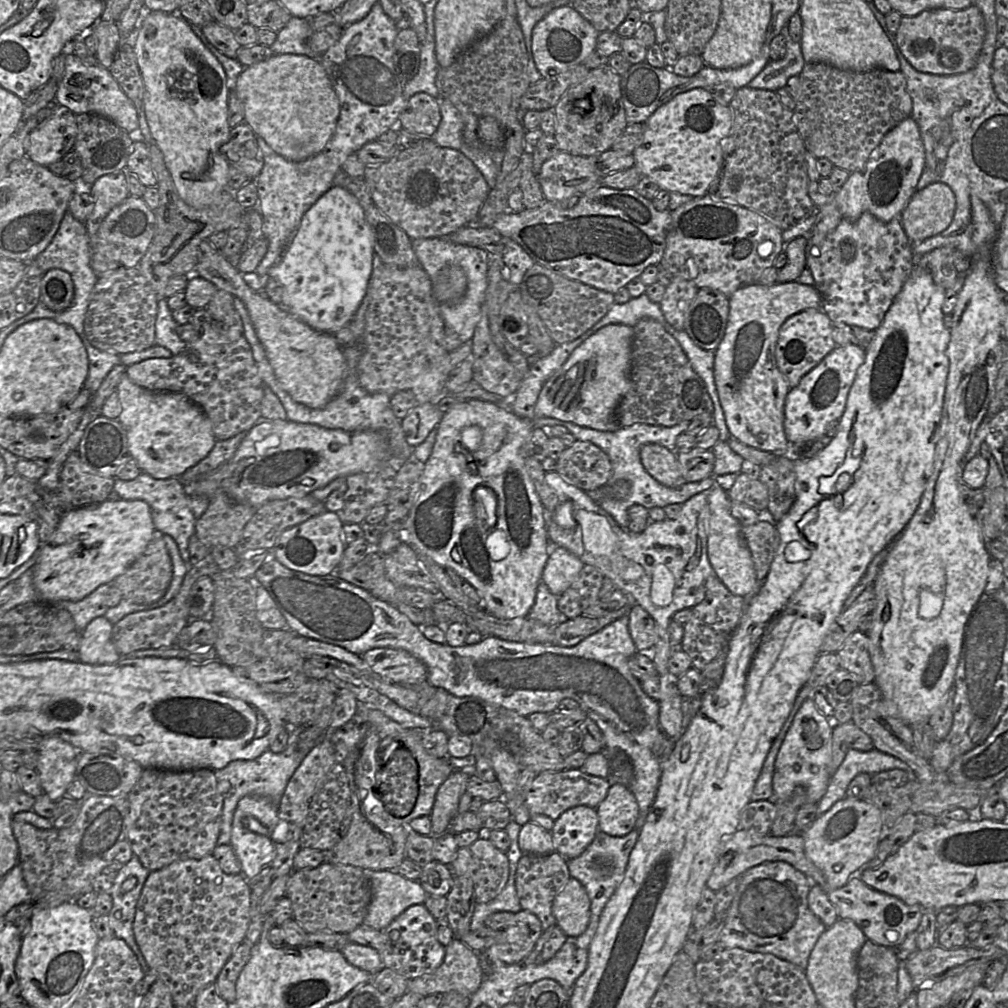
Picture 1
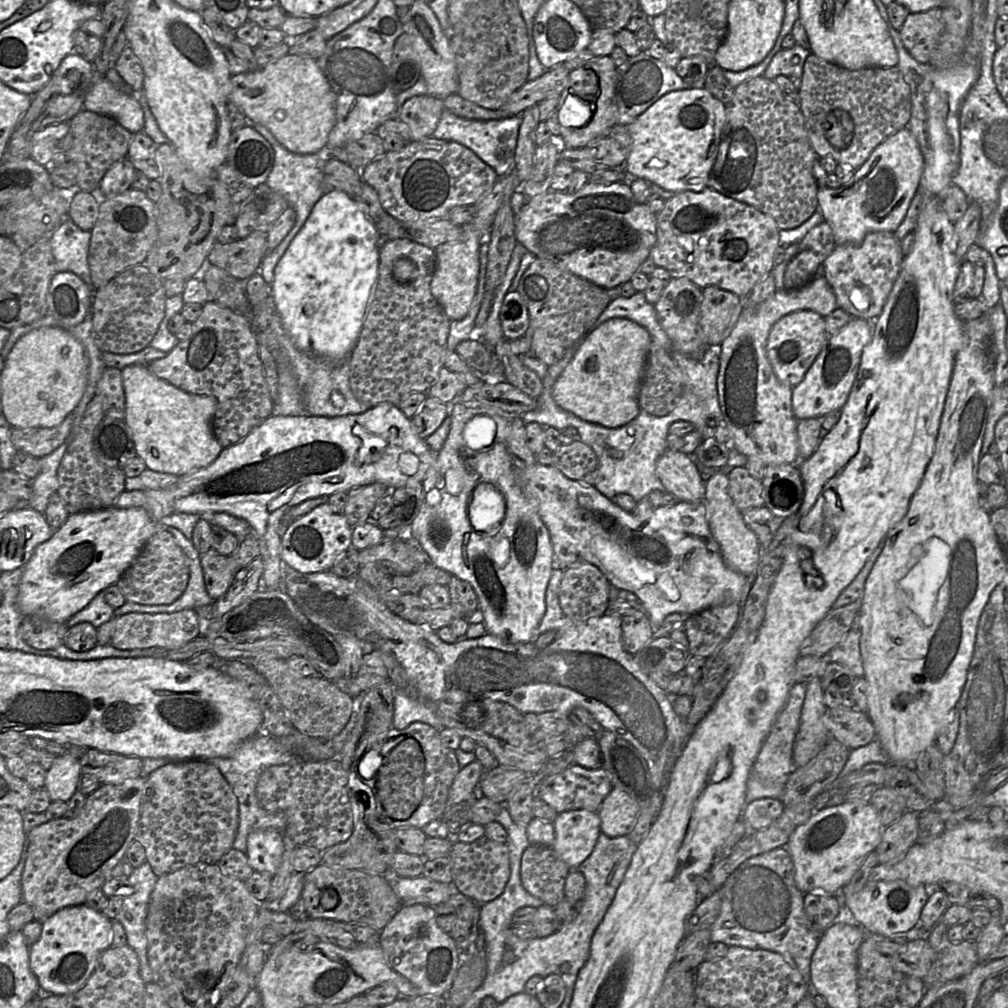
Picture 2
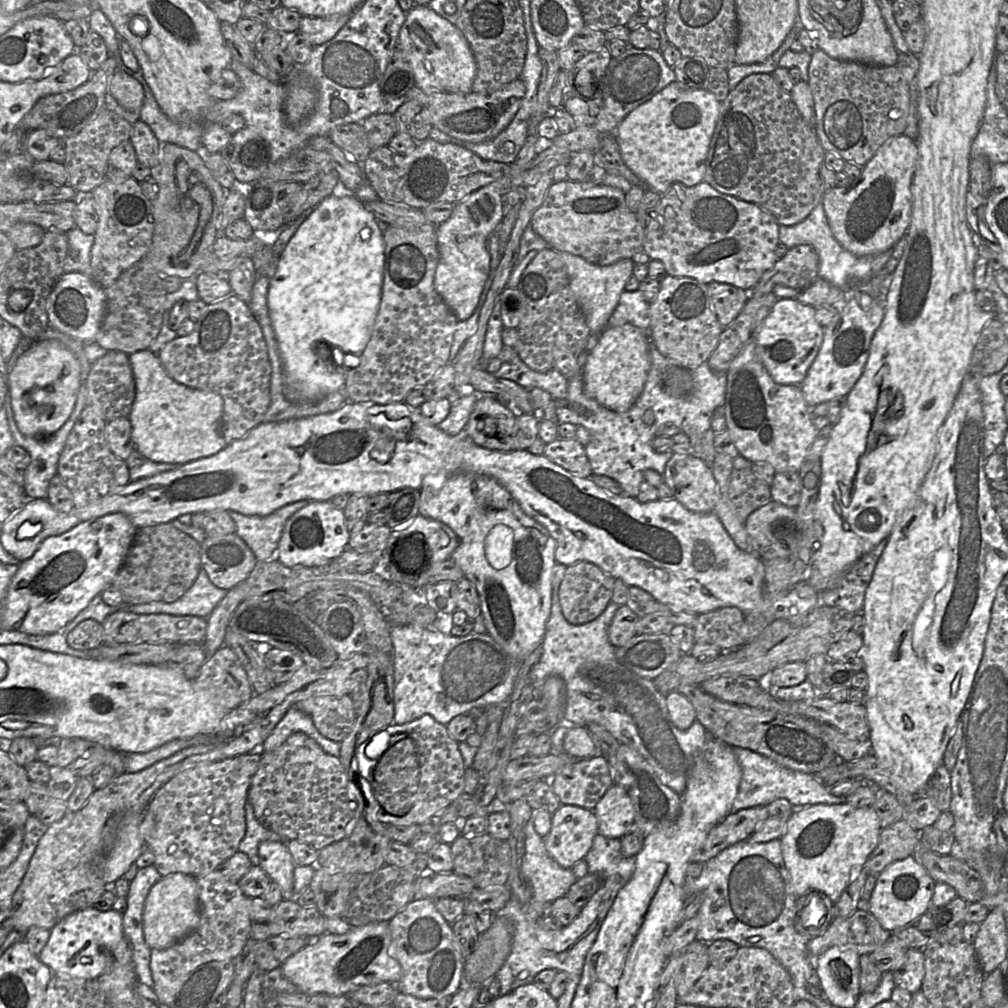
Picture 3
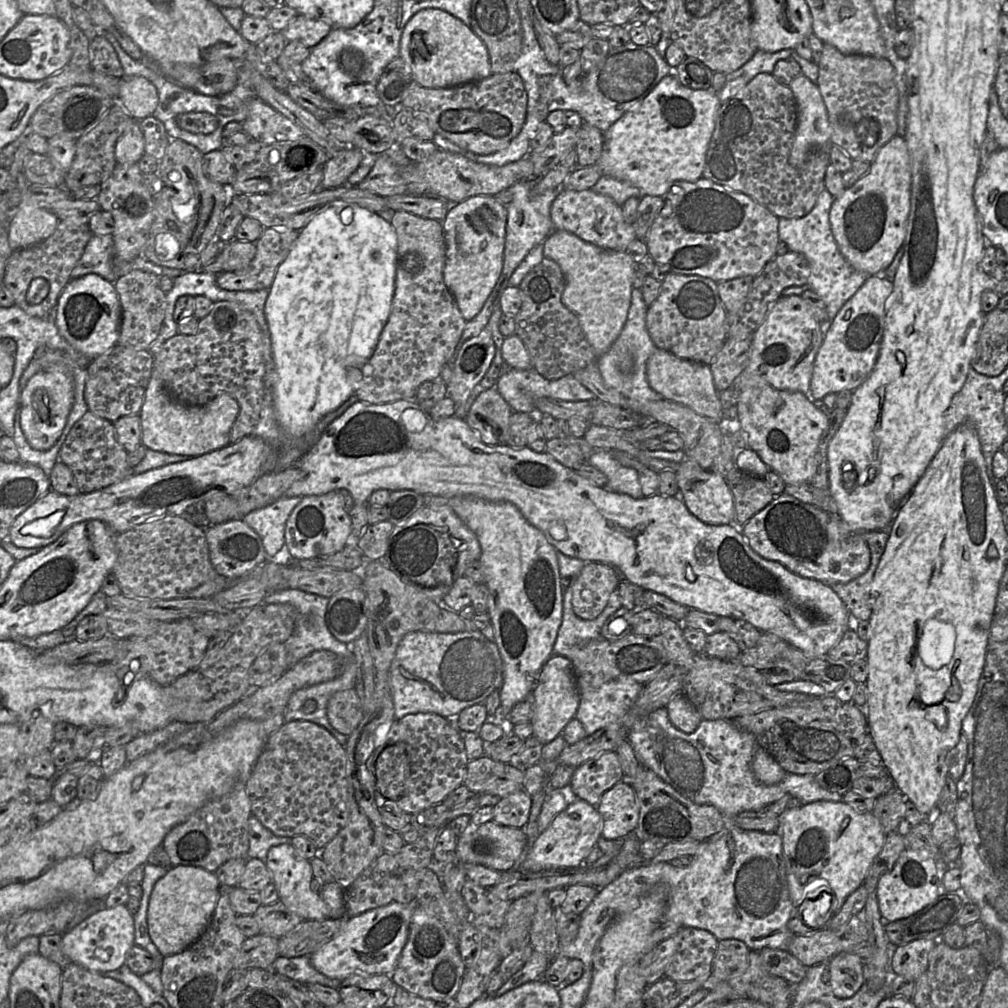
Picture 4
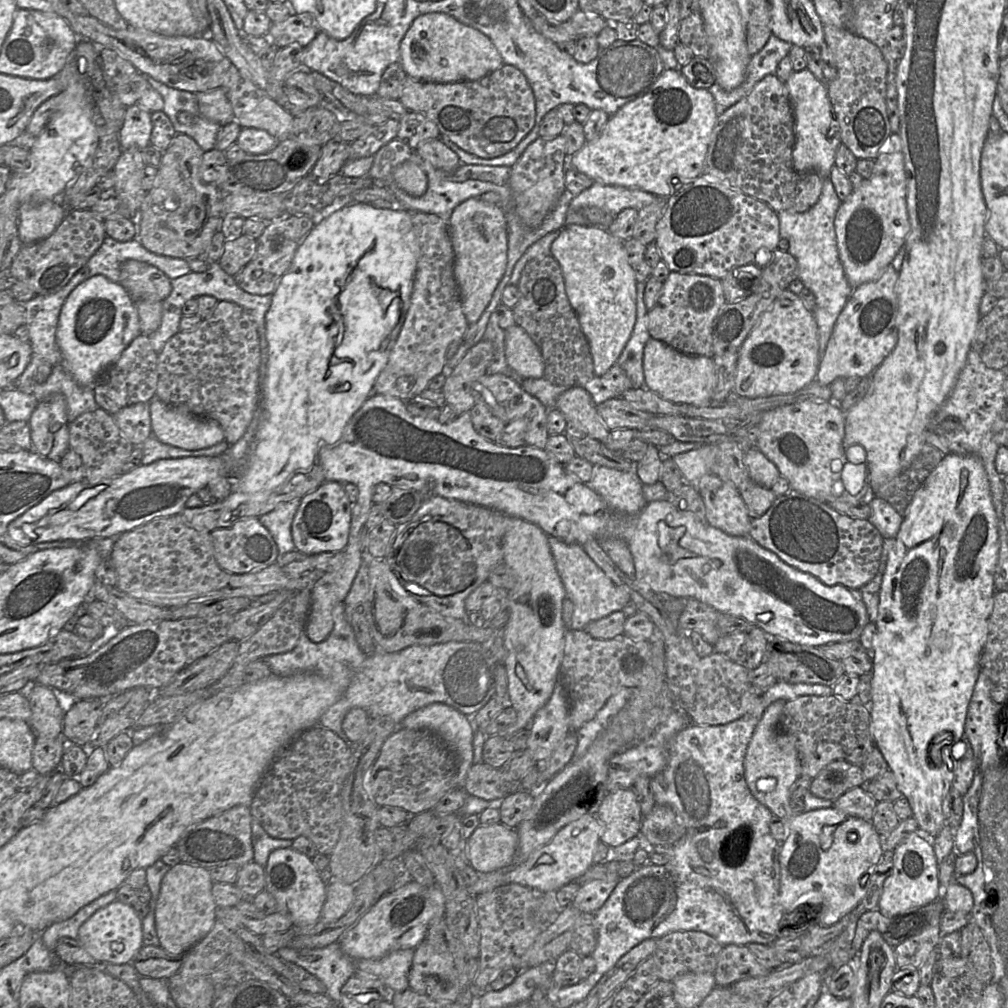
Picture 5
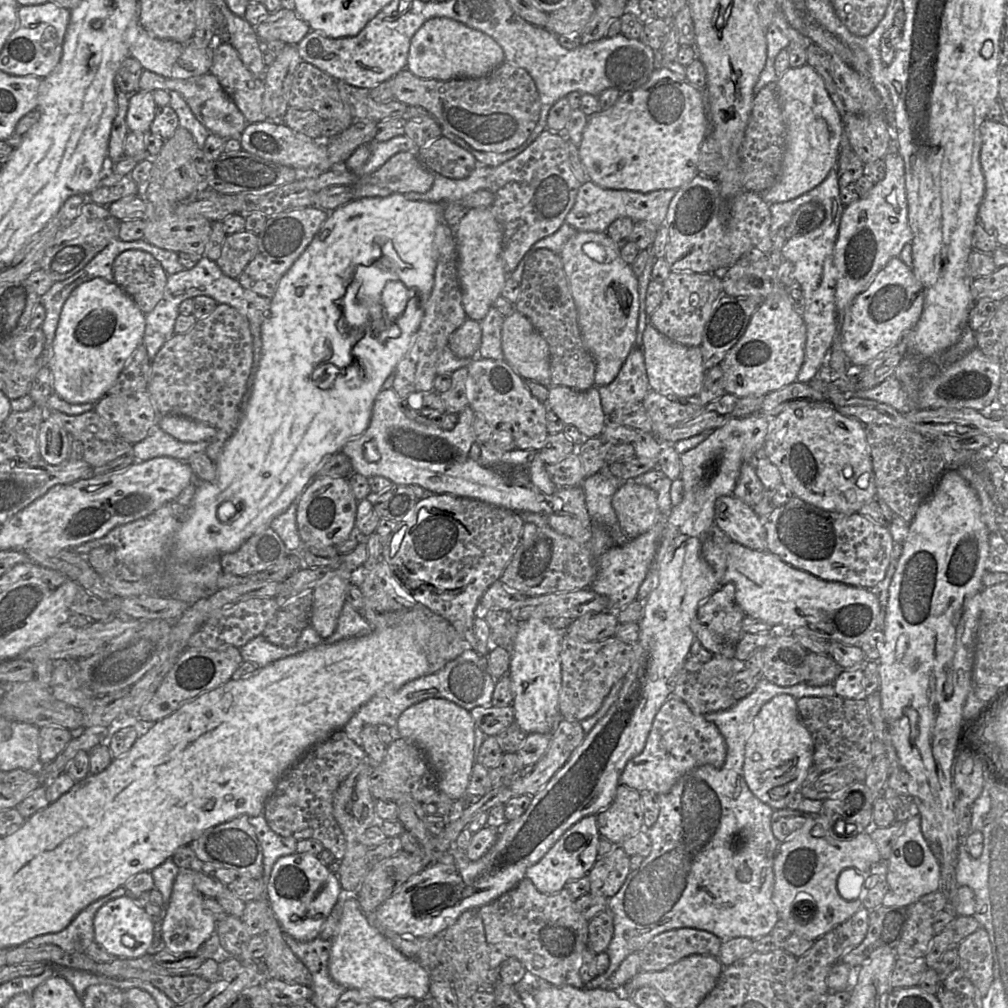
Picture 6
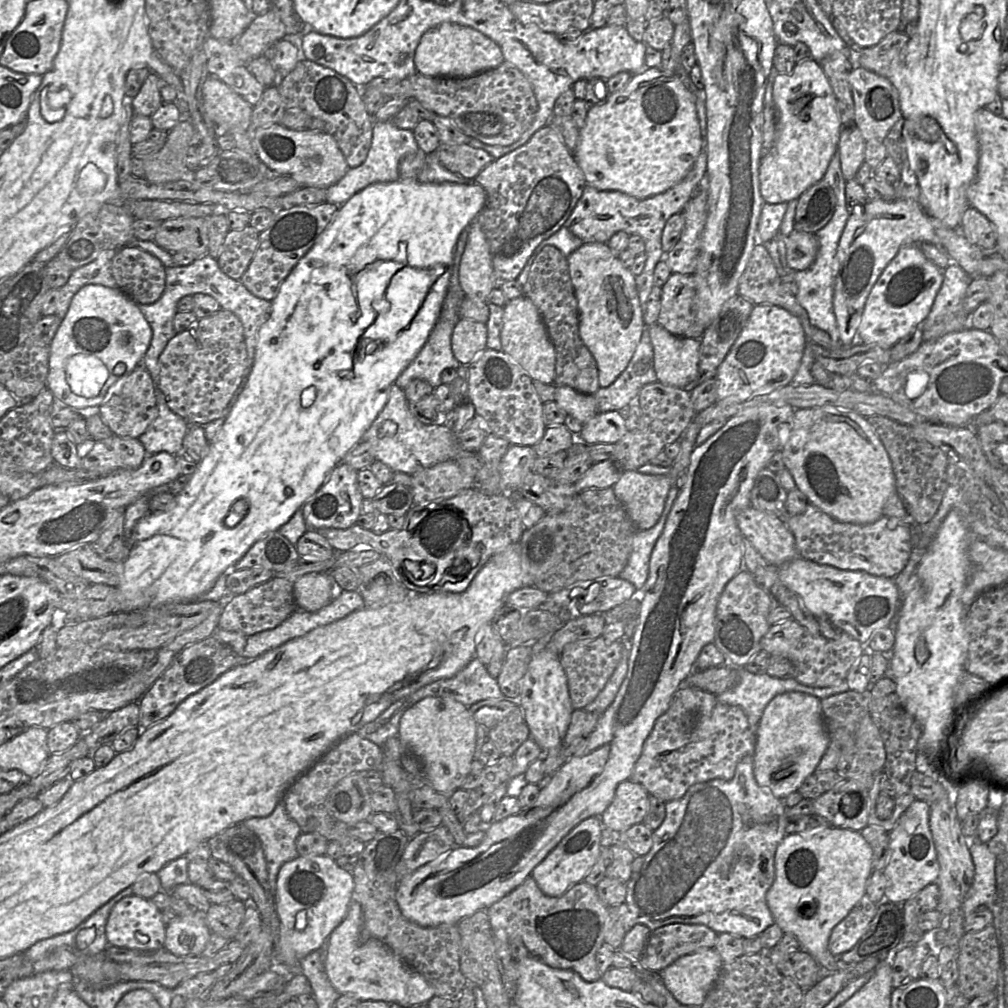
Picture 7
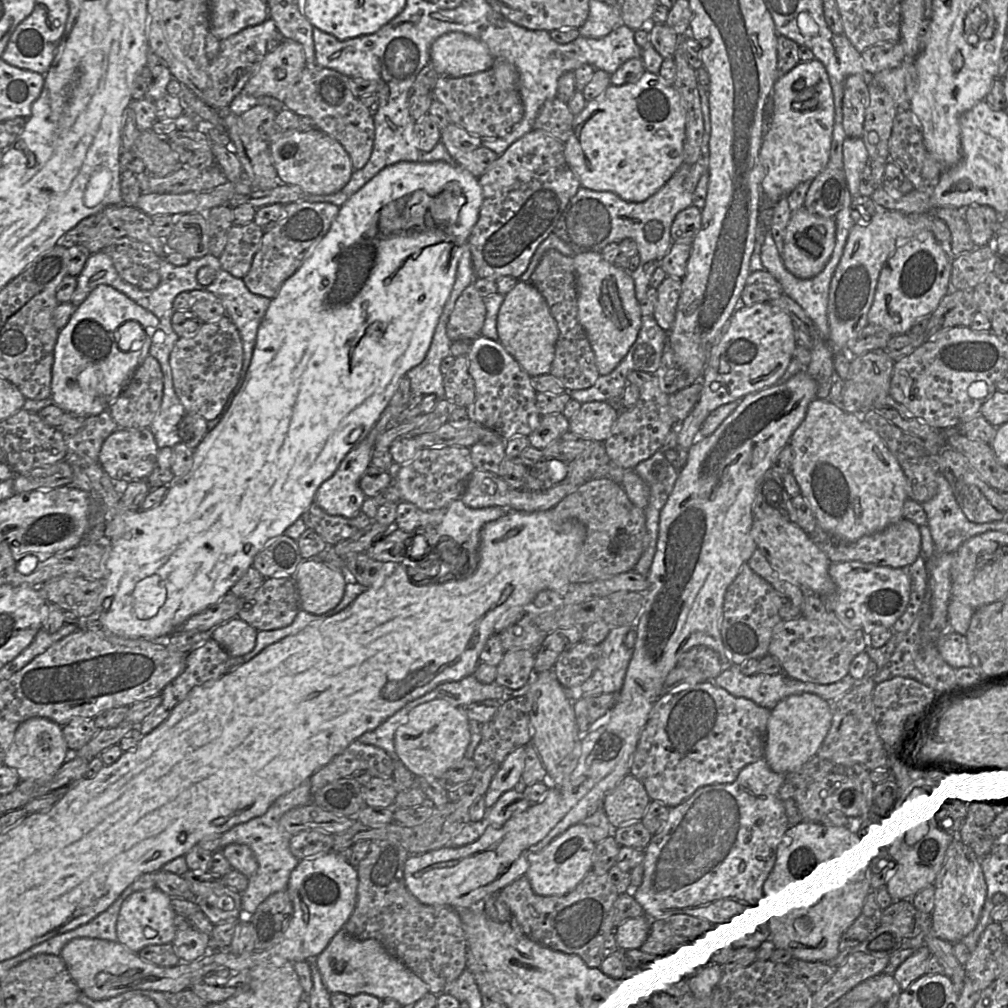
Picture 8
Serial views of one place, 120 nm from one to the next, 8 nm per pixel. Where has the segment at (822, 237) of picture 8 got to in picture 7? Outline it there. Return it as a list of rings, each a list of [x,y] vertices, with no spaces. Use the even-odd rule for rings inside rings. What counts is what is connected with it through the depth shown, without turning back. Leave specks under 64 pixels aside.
[[[793,230],[787,239],[787,264],[796,271],[808,269],[815,261],[819,249],[815,233]]]

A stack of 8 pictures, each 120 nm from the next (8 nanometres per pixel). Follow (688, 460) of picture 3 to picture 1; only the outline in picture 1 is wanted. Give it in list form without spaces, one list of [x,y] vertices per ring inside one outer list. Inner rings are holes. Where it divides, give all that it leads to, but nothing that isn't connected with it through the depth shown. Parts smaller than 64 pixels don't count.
[[[647,443],[640,448],[640,459],[645,470],[659,483],[678,487],[686,483],[675,451]]]

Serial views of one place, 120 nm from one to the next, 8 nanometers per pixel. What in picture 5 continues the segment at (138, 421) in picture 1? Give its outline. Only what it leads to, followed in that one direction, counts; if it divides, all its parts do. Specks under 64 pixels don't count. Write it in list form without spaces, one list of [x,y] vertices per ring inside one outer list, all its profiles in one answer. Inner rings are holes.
[[[156,397],[149,402],[149,410],[152,436],[164,444],[200,450],[225,441],[223,429],[215,420],[167,405]]]

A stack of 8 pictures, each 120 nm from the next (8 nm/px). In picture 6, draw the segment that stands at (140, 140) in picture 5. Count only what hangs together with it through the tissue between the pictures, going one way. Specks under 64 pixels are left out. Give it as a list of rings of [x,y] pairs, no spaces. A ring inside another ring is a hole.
[[[137,90],[131,94],[126,116],[129,131],[150,133],[155,113],[156,103],[152,92]]]

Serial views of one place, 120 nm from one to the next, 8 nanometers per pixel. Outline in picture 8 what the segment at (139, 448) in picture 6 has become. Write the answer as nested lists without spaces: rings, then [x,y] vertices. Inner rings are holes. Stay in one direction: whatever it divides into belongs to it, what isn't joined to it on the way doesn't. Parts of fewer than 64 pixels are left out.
[[[168,371],[168,375],[163,376],[163,393],[159,409],[149,426],[158,448],[172,448],[181,441],[178,424],[186,411],[178,399],[173,386],[172,373]]]

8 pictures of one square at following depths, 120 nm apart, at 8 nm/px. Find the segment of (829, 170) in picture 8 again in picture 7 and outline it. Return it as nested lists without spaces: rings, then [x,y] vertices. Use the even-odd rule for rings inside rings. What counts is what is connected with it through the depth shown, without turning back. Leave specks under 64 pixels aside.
[[[821,179],[798,198],[794,230],[816,233],[831,220],[835,207],[835,192],[826,181]]]

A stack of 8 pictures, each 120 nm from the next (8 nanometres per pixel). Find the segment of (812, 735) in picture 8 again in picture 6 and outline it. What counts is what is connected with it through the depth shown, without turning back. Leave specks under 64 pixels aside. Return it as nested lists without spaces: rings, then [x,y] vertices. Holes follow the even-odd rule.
[[[779,694],[765,703],[755,717],[753,732],[745,747],[745,781],[752,793],[774,810],[786,808],[812,767],[813,754],[813,738],[799,719],[797,699]]]

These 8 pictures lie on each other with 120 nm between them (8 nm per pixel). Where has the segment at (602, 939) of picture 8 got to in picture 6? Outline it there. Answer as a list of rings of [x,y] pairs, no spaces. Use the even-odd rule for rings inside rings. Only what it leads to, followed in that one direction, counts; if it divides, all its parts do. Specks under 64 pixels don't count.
[[[525,878],[513,889],[478,910],[484,925],[492,970],[497,971],[509,958],[517,958],[527,970],[527,974],[534,975],[539,980],[556,987],[572,986],[585,989],[586,984],[581,980],[579,971],[583,952],[587,950],[589,922],[577,911],[576,900],[566,889],[558,894],[546,895],[539,892],[531,880]]]

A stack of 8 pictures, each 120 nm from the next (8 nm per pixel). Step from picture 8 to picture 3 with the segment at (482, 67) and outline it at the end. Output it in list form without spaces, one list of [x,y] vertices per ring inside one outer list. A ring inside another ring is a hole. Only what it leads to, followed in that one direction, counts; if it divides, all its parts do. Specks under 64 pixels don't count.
[[[415,5],[406,16],[399,35],[400,47],[406,54],[415,85],[426,93],[469,93],[476,75],[477,65],[463,33],[428,5]]]

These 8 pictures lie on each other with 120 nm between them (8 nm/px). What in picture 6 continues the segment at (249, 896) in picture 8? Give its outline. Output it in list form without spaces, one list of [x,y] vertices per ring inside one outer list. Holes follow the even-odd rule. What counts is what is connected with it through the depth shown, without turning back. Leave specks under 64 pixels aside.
[[[263,814],[249,817],[257,839],[261,845],[263,855],[264,895],[266,897],[267,881],[274,863],[278,858],[296,853],[297,840],[276,834],[268,826]]]

